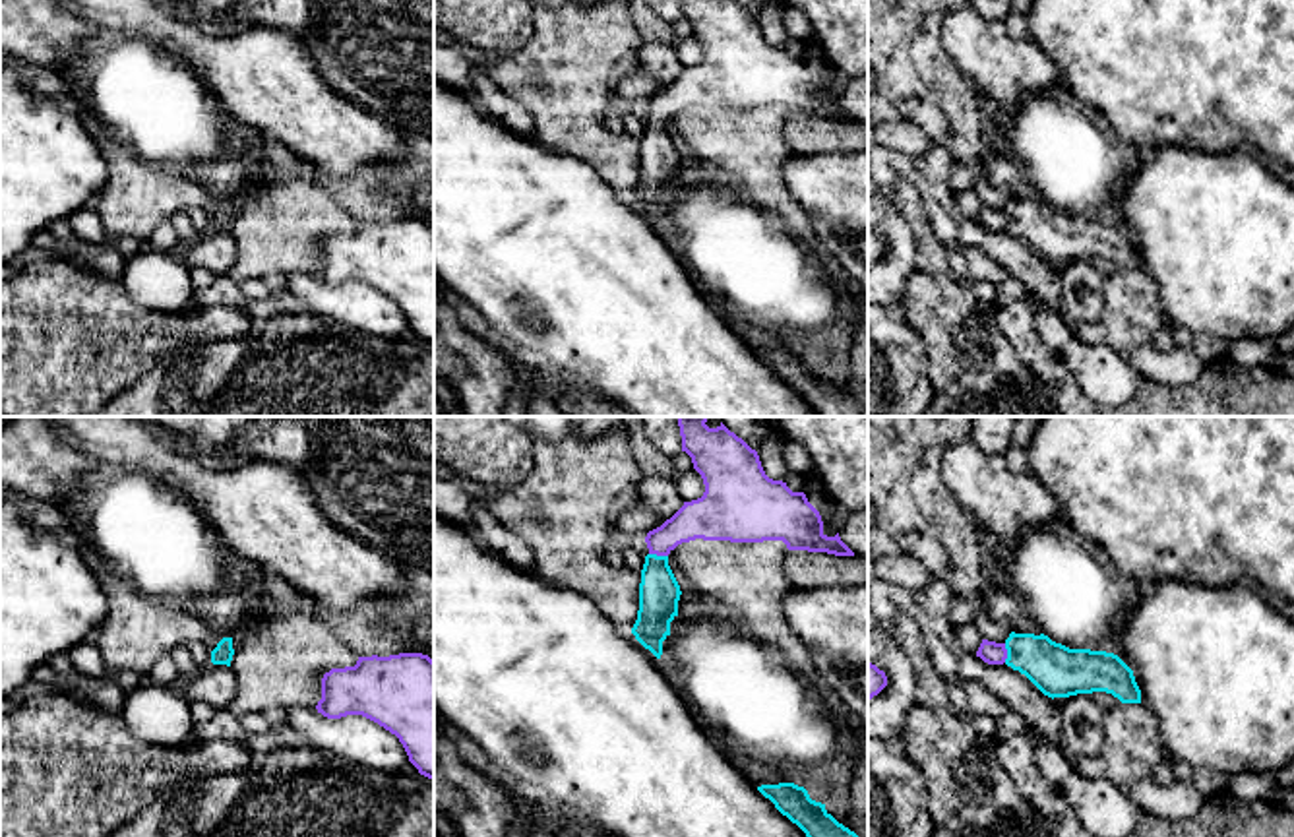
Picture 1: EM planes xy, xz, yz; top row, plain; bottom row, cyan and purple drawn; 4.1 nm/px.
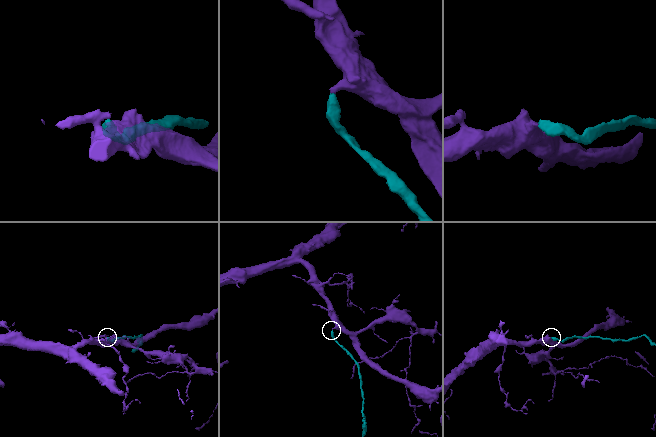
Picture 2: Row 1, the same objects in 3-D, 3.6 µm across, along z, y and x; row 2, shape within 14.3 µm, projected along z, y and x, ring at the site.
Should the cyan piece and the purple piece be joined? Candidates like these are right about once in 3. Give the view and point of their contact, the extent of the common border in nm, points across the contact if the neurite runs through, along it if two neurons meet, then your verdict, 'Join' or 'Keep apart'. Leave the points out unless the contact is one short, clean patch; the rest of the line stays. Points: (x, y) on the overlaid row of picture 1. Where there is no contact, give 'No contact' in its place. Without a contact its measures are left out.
Touches cyan at xz (659, 557). Shared border 80 nm. Path across: xz (659, 591), (659, 557), (686, 524), (706, 518). Join

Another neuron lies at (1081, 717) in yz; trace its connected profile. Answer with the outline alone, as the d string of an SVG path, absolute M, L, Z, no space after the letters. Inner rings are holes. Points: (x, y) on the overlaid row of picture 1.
M1077 694L1062 701L1062 725L1069 752L1096 758L1104 744L1104 709L1091 694Z

